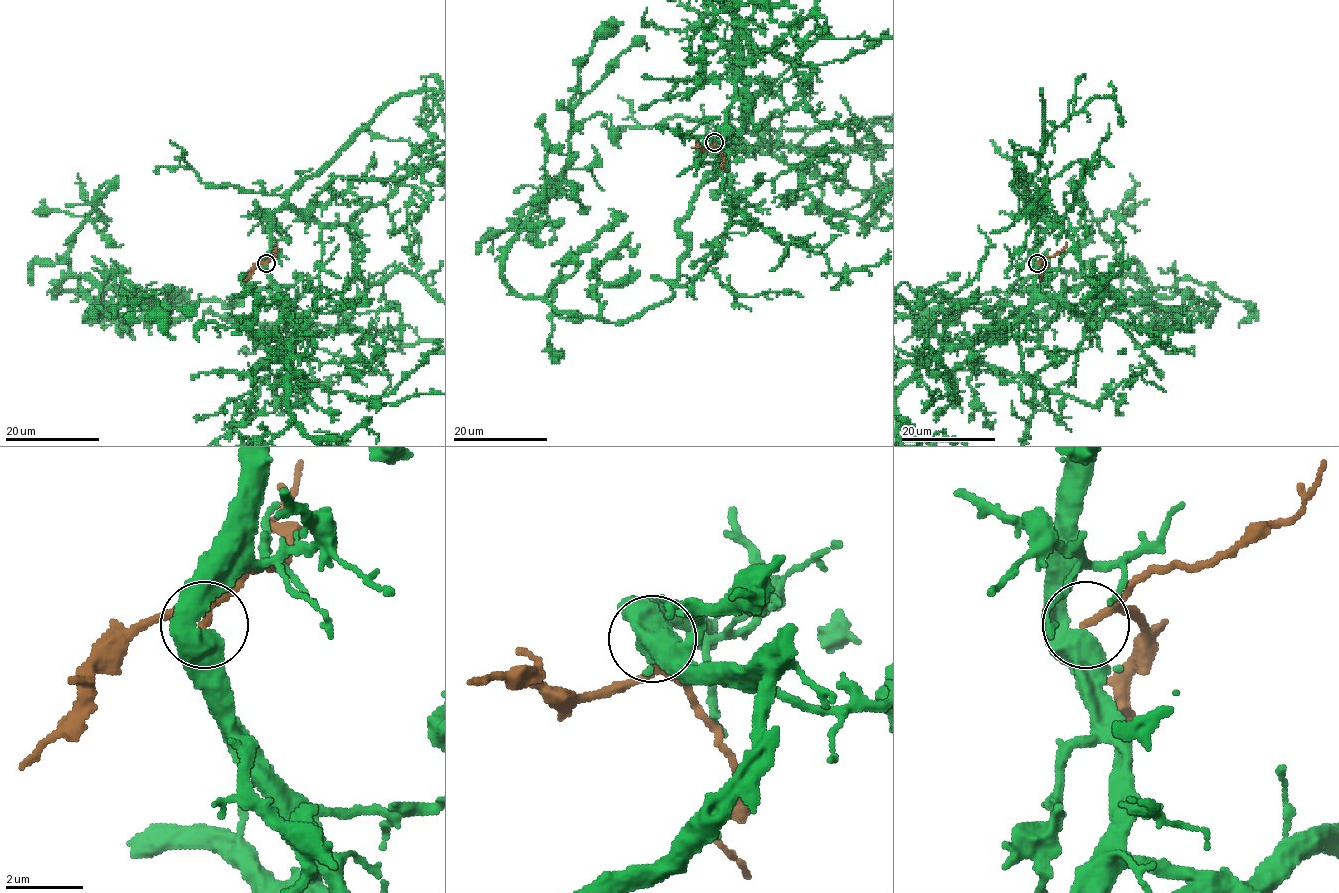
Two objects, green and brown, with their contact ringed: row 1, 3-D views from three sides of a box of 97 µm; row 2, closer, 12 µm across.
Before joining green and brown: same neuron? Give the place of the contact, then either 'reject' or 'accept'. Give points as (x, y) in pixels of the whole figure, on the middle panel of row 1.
place (714, 142); reject

